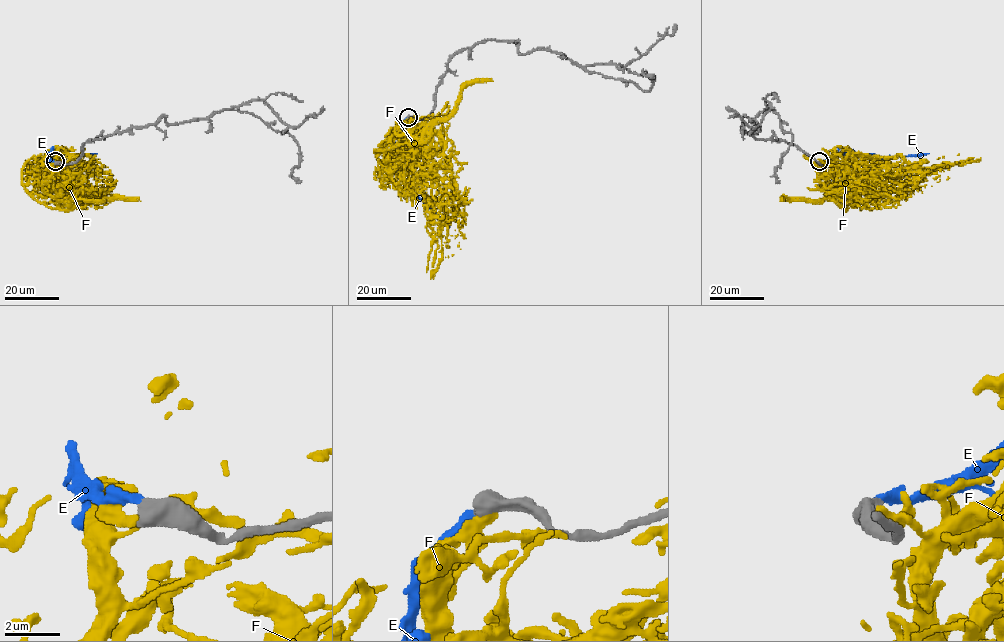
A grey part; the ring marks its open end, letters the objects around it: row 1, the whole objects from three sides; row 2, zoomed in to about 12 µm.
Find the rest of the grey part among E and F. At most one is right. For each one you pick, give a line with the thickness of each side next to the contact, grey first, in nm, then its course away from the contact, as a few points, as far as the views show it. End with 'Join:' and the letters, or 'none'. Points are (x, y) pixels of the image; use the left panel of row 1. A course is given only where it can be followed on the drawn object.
E: Thickness 650 nm (grey) against 360 nm. Its course: (55, 162), (49, 158), (52, 147), (45, 154), (52, 158), (97, 154)
Join: E

